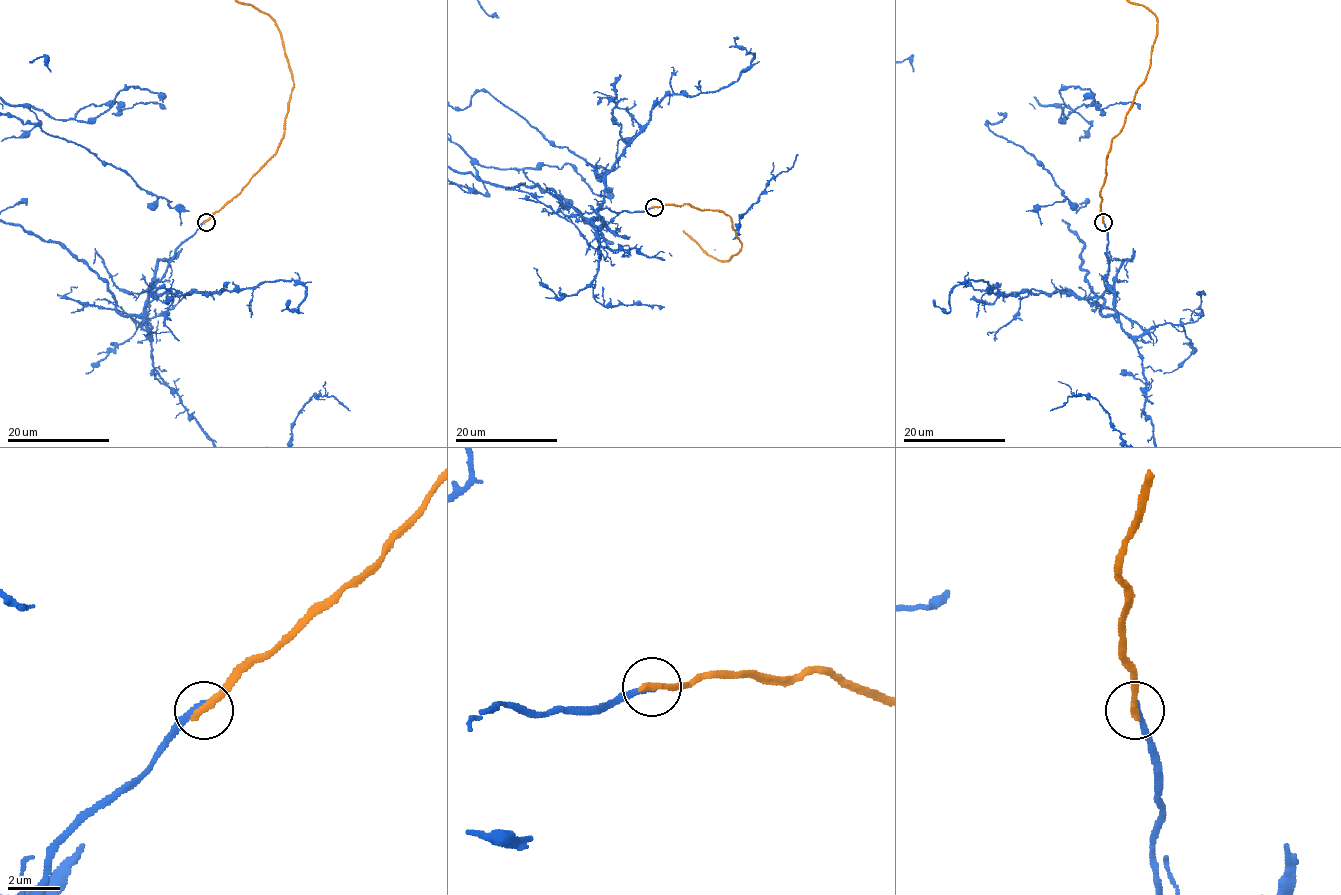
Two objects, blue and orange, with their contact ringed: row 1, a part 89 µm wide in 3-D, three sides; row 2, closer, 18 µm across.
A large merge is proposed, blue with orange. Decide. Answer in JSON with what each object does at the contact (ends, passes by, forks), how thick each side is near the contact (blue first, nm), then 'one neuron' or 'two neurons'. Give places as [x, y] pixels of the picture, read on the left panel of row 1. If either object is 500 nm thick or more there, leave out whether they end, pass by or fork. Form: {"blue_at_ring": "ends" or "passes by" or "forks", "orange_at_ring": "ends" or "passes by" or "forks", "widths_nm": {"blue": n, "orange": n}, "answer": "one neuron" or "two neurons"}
{"blue_at_ring": "ends", "orange_at_ring": "ends", "widths_nm": {"blue": 220, "orange": 280}, "answer": "two neurons"}

